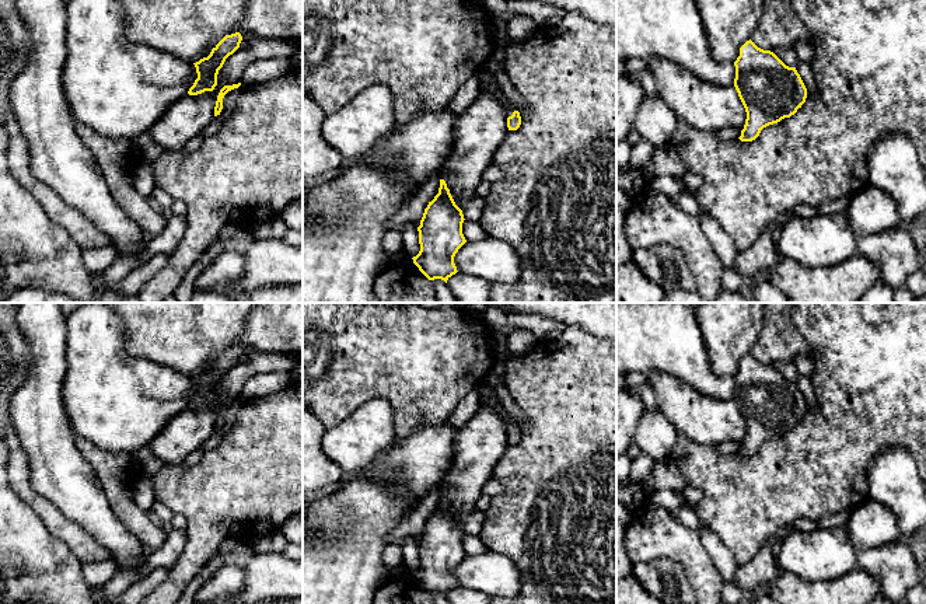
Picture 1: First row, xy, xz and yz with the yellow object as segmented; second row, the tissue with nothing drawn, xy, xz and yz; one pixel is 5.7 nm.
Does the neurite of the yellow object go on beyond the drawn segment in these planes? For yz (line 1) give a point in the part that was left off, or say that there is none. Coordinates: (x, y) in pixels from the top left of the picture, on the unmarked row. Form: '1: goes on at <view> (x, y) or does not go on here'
1: does not go on here

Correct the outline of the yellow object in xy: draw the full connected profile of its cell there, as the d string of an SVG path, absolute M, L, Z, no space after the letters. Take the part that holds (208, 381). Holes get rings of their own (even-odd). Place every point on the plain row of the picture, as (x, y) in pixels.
M240 346L226 349L210 366L207 371L193 377L196 381L198 392L189 402L189 409L198 409L205 405L213 405L217 399L217 388L223 381L226 373L233 369L242 355Z

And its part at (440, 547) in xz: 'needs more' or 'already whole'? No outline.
already whole

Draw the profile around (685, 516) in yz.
M682 507L671 512L672 517L682 526L691 530L706 528L702 520L698 517L693 509Z

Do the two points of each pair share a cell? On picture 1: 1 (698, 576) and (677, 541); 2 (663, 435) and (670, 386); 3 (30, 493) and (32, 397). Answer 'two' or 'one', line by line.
1: one
2: two
3: two

